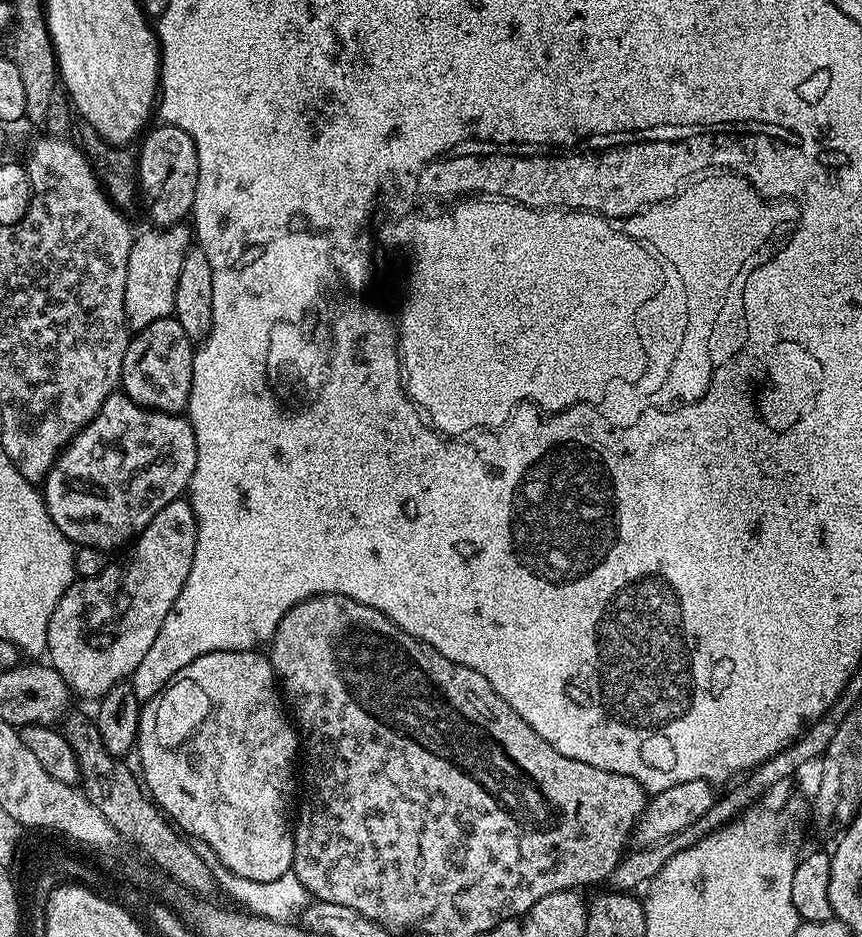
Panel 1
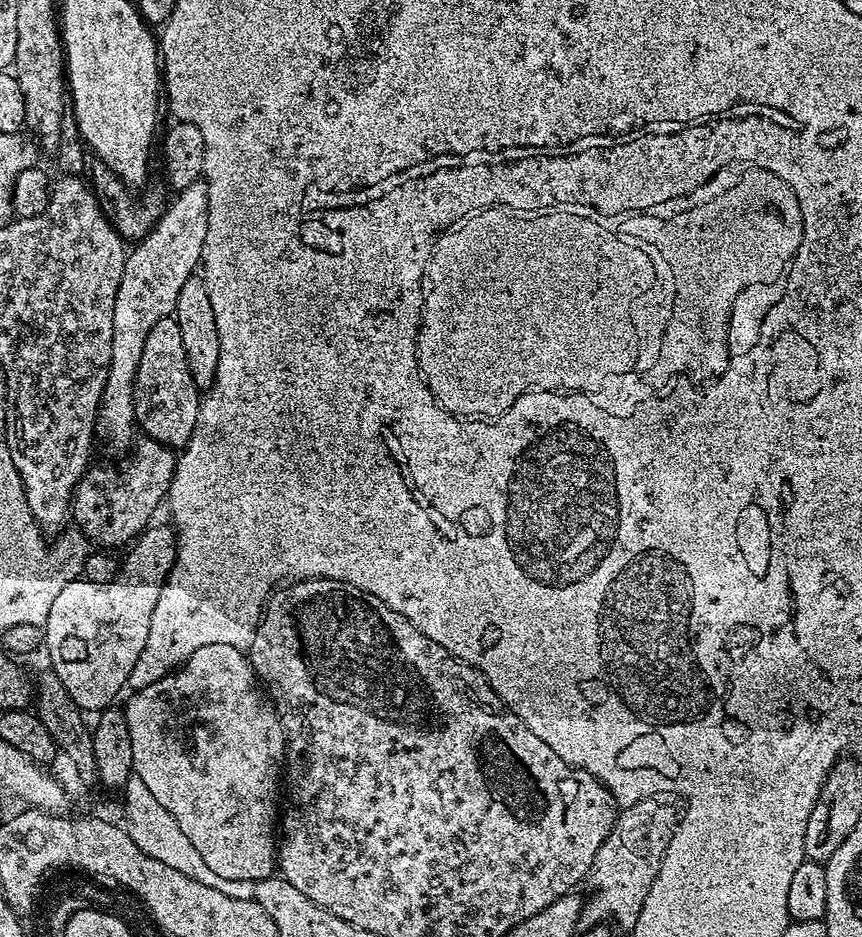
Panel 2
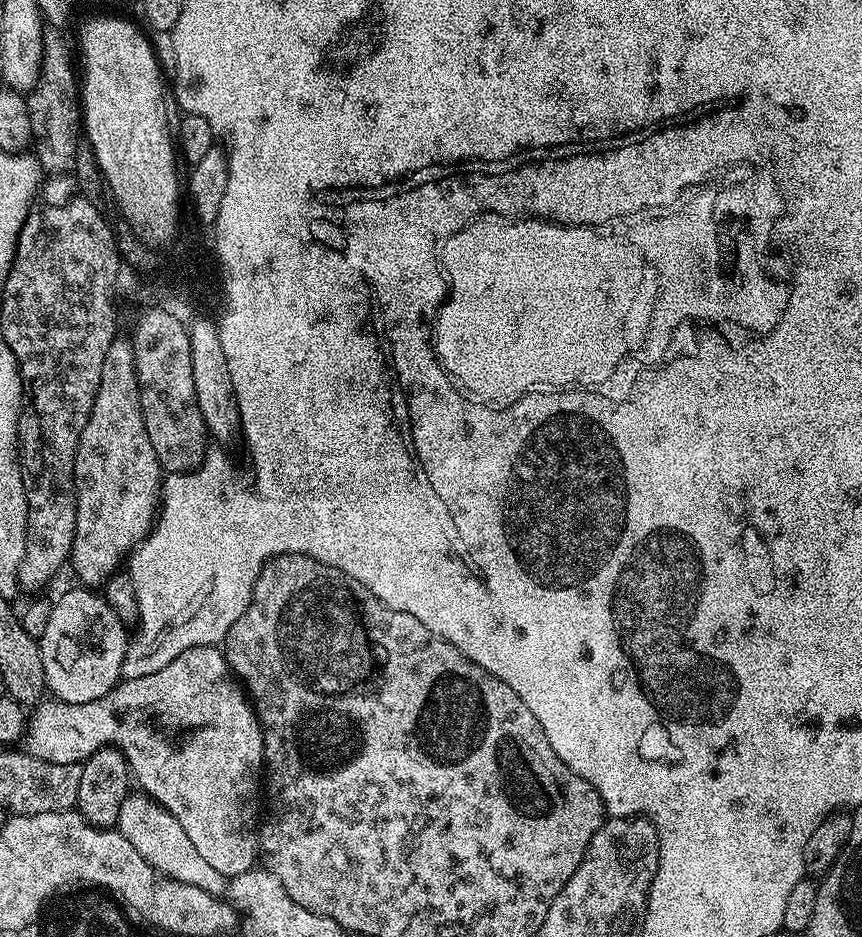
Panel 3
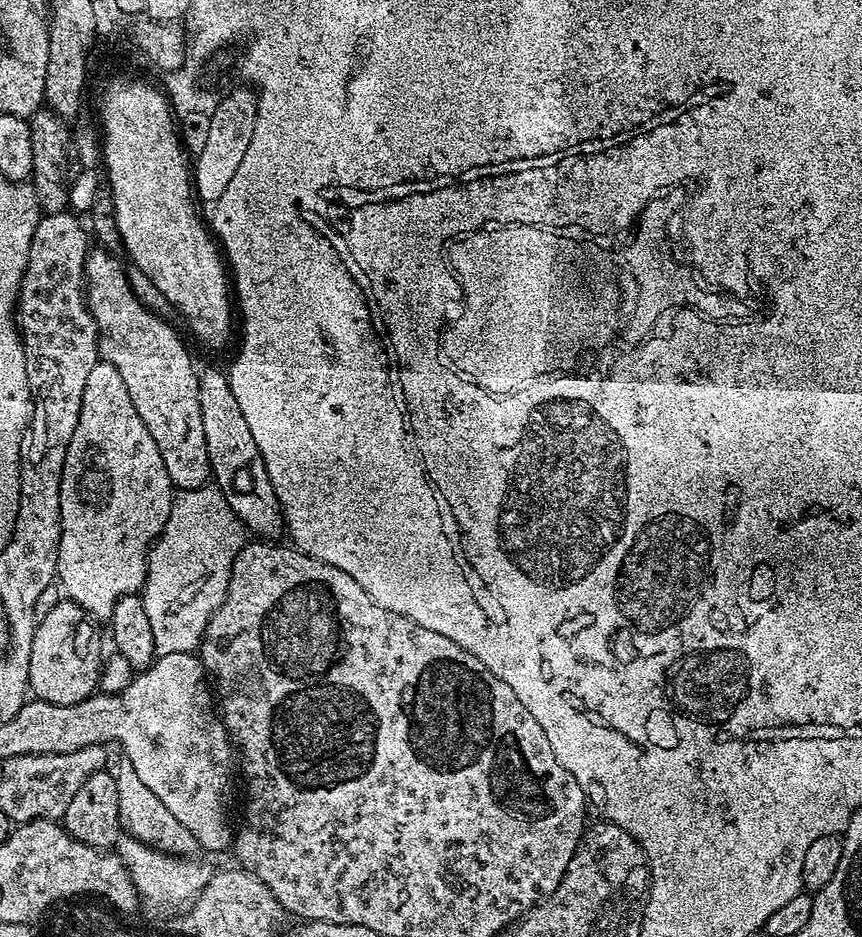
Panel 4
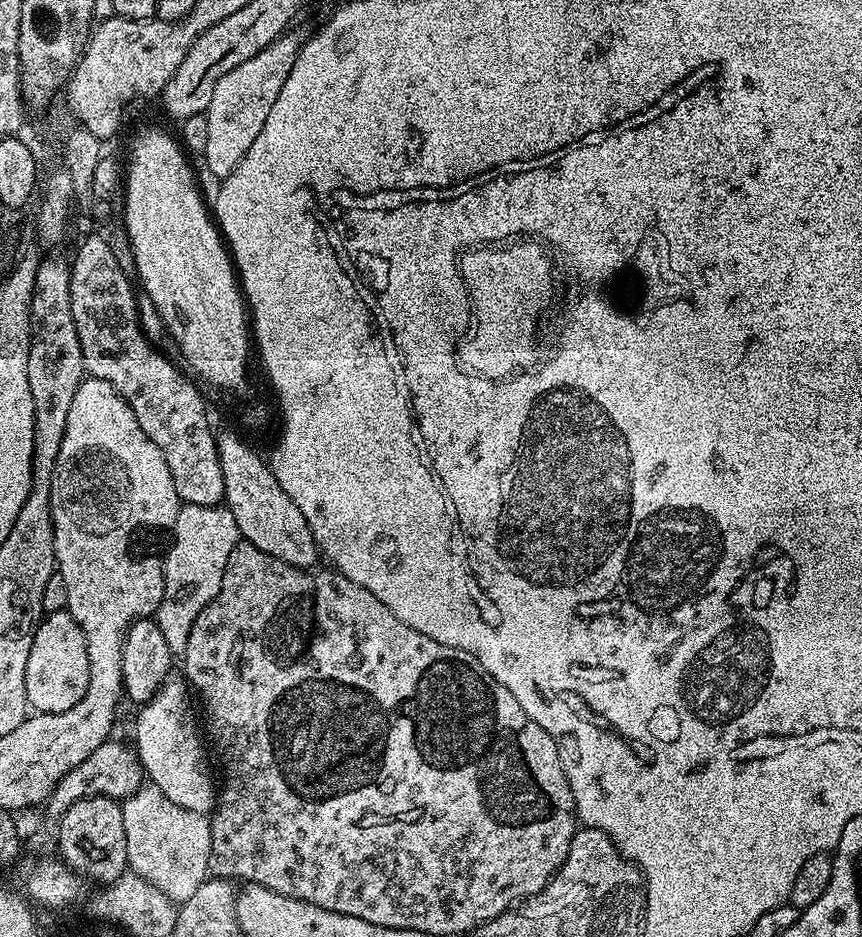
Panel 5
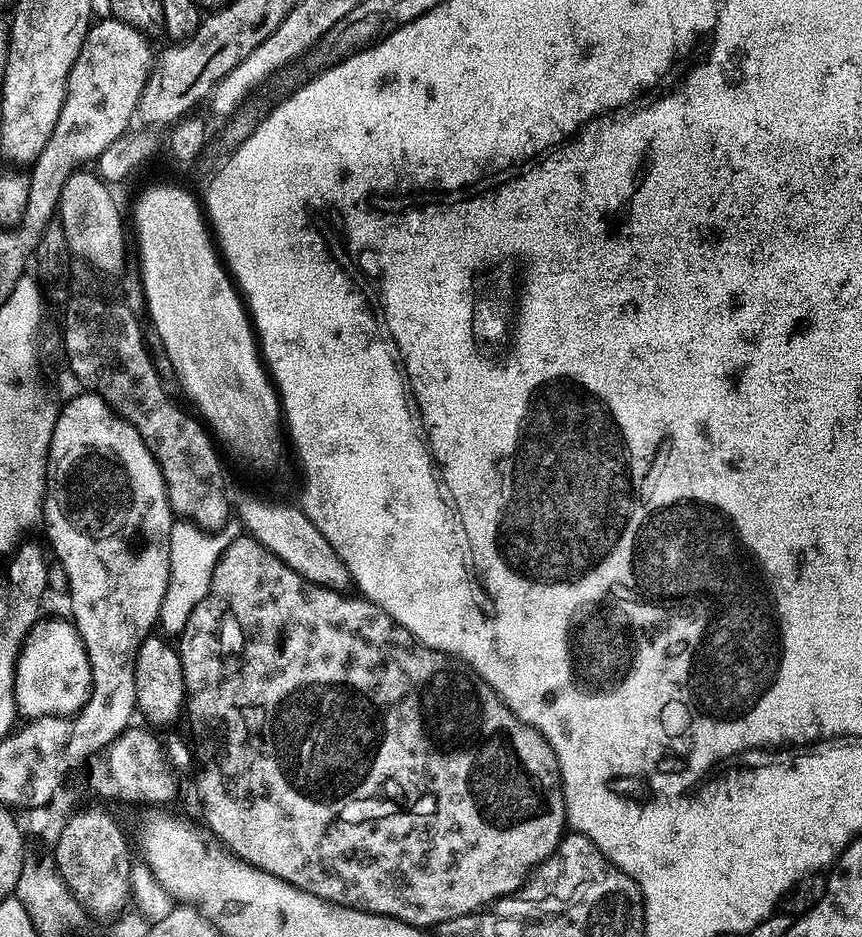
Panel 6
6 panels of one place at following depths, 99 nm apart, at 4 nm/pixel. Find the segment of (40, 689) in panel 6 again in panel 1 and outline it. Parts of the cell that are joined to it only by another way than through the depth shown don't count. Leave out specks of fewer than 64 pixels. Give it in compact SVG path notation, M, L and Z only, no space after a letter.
M184 498L175 500L154 514L152 521L127 549L128 557L121 564L109 563L96 576L77 579L66 590L66 594L62 594L50 618L46 656L75 695L77 692L80 696L93 698L105 696L114 685L135 673L138 662L142 662L146 650L150 650L154 638L158 638L158 630L174 606L186 582L186 574L190 574L195 545L196 519L192 505Z

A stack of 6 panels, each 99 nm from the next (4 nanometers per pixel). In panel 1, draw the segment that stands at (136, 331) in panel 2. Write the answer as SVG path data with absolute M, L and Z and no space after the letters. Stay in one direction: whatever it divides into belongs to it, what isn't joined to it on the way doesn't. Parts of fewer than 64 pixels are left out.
M187 223L157 227L156 232L144 232L132 241L130 258L126 266L126 298L124 309L129 329L139 330L158 322L158 318L172 315L174 290L178 290L178 273L182 270L182 258L193 247L194 236Z

